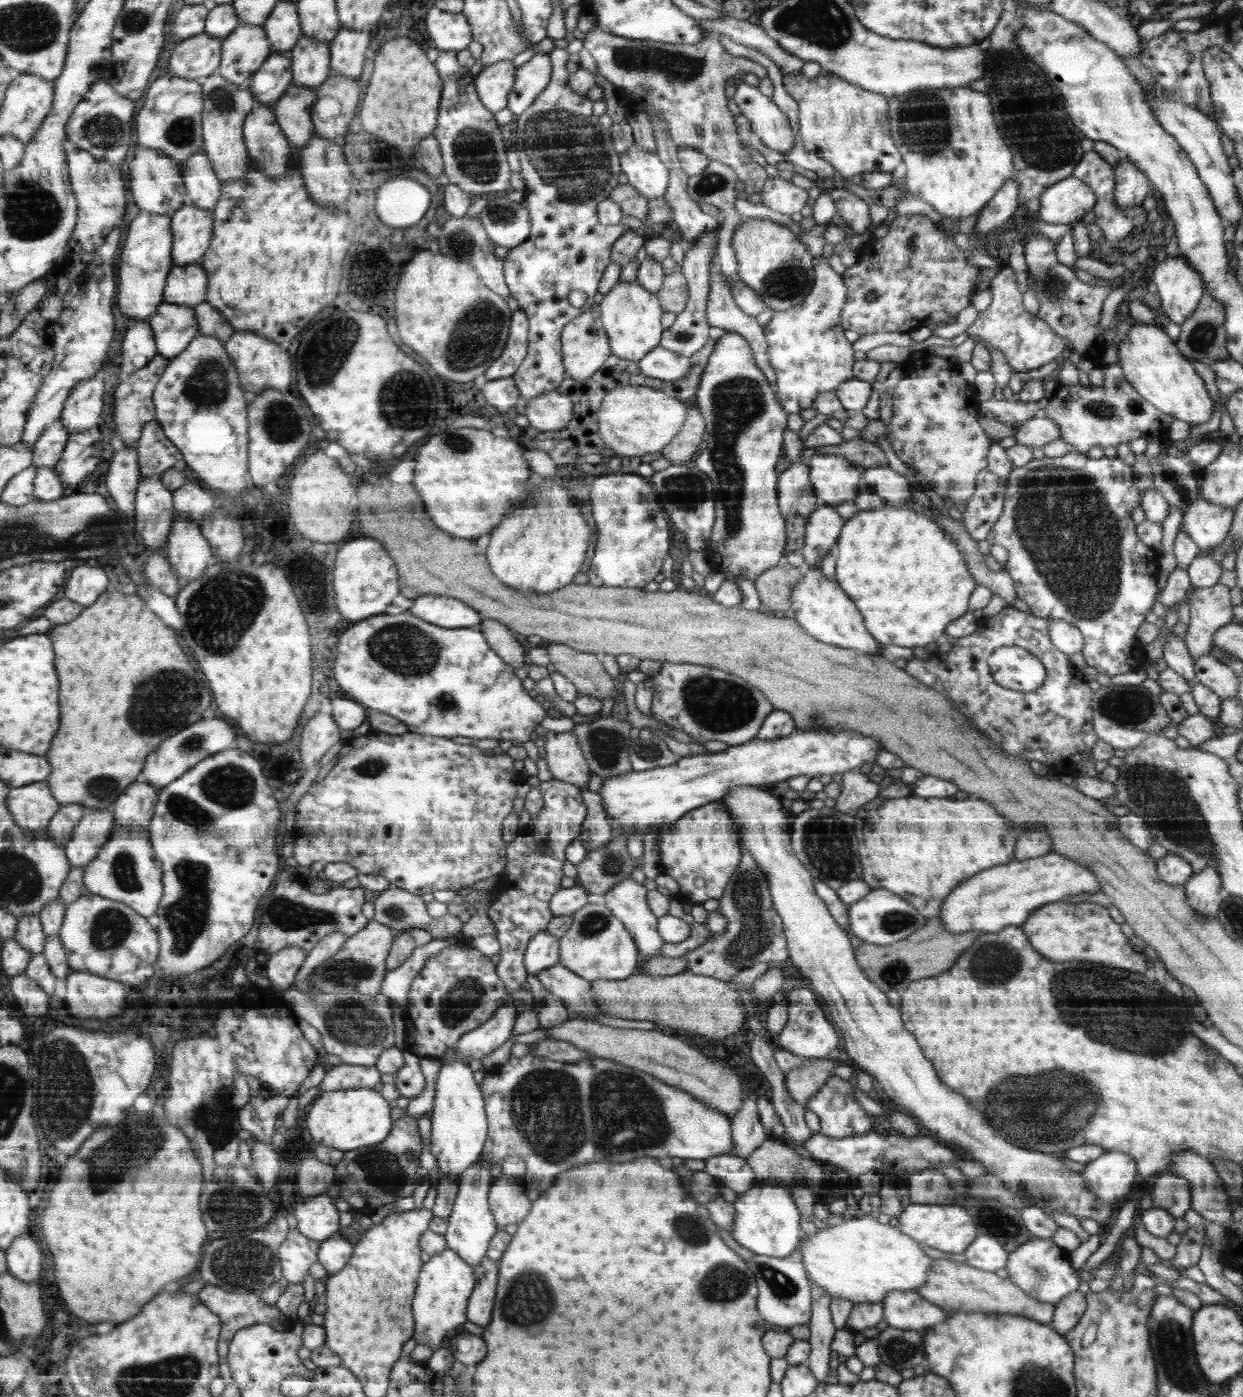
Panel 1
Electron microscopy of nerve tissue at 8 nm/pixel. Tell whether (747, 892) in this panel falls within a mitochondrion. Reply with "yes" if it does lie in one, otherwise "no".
yes

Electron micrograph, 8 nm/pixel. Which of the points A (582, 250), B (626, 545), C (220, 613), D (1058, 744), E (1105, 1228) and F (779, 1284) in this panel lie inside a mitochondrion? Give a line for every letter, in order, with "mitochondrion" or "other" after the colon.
A: other
B: other
C: mitochondrion
D: other
E: other
F: mitochondrion

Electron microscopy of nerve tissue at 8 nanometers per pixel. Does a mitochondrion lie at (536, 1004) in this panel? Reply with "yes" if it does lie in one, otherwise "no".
no

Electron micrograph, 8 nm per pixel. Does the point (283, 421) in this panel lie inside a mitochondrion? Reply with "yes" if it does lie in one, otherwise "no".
yes

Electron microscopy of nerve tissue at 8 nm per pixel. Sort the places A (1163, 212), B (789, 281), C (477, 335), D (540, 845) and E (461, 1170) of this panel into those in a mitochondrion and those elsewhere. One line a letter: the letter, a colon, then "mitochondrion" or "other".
A: other
B: mitochondrion
C: mitochondrion
D: mitochondrion
E: other

